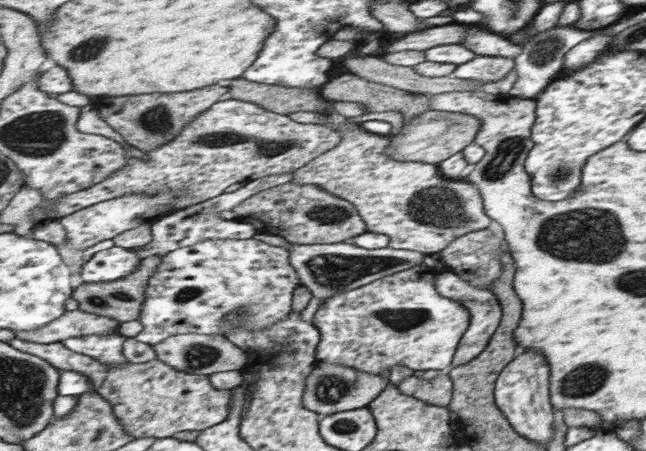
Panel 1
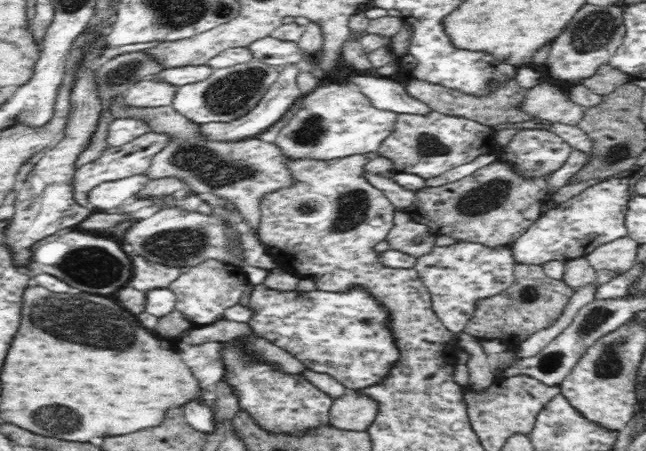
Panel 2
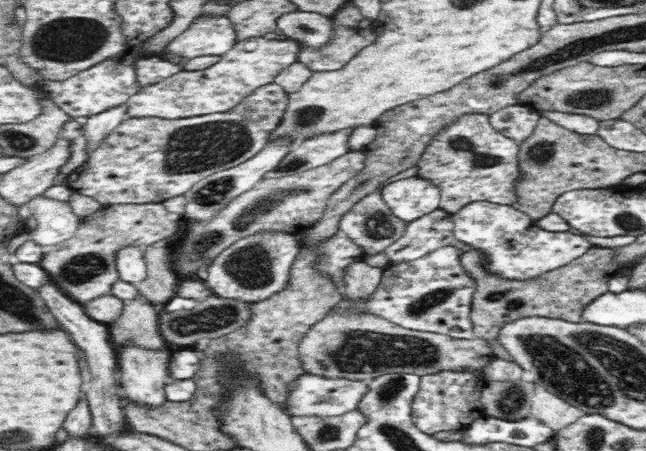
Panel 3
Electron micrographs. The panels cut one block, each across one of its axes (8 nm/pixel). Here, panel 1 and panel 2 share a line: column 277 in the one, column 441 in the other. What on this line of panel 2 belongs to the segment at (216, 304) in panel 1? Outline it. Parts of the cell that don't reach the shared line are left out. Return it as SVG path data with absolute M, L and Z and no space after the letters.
M456 241L452 246L434 246L417 258L415 271L428 288L440 323L456 334L475 316L480 300L492 298L514 285L516 266L509 246L491 248L474 241Z

